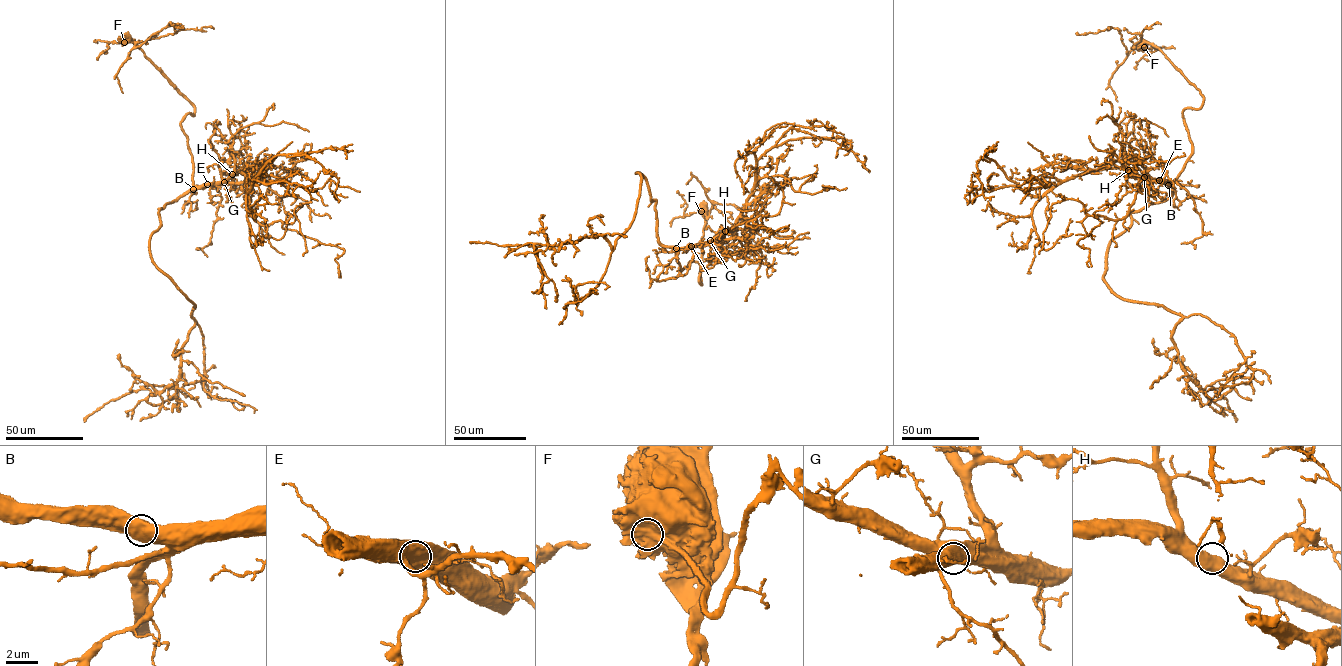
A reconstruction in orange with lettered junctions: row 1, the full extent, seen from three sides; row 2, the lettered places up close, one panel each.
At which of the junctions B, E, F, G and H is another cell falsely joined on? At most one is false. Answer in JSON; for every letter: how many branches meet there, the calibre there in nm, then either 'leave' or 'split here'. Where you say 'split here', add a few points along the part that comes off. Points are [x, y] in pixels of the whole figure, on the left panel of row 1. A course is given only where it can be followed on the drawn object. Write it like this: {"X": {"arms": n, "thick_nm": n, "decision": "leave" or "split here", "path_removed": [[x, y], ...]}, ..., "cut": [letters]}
{"B": {"arms": 1, "thick_nm": 850, "decision": "leave"}, "E": {"arms": 1, "thick_nm": 1100, "decision": "leave"}, "F": {"arms": 1, "thick_nm": 1100, "decision": "split here", "path_removed": [[124, 41], [135, 42], [136, 47], [170, 22], [174, 27], [183, 25]]}, "G": {"arms": 1, "thick_nm": 950, "decision": "leave"}, "H": {"arms": 1, "thick_nm": 900, "decision": "leave"}, "cut": ["F"]}

